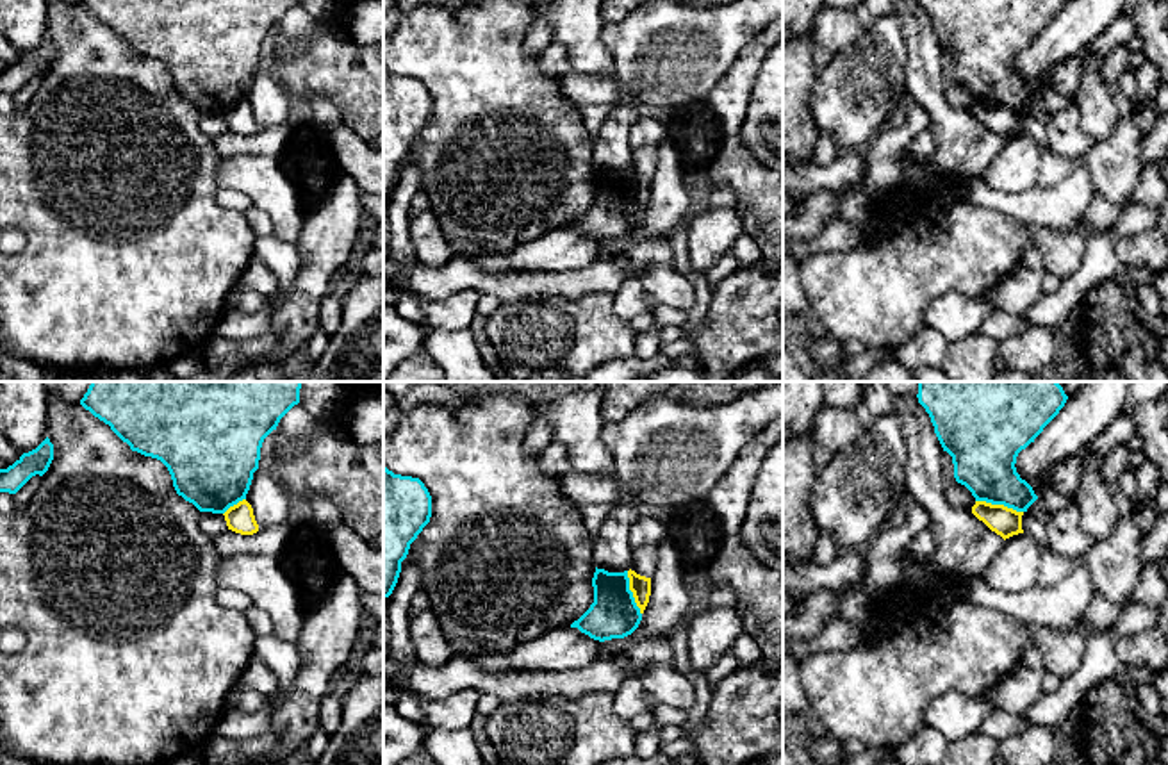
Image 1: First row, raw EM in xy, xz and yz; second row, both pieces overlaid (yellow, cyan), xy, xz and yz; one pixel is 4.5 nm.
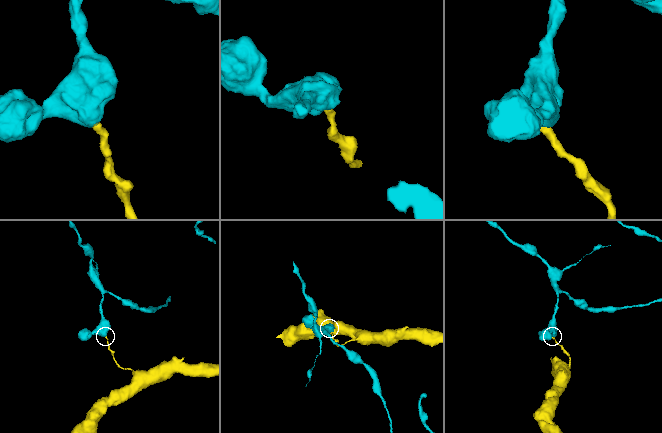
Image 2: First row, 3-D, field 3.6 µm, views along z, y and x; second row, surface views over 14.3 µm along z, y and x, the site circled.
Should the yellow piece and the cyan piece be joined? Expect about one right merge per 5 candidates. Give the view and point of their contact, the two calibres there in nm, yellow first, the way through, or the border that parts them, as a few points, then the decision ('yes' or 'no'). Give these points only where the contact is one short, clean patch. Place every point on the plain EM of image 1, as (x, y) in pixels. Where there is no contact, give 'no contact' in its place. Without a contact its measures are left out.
meets yellow in yz at (999, 106); 130 nm thick on the yellow side, 300 nm on the other; border along yz (976, 100), (1003, 104), (1022, 113); no

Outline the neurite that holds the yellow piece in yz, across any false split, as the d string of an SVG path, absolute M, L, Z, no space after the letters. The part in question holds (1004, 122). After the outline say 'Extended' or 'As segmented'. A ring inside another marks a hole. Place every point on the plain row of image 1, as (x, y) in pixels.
M975 102L972 107L972 114L983 121L991 132L1000 136L1004 141L1024 134L1022 130L1022 116L1024 112L1016 112L1004 105L991 105L986 102Z. As segmented

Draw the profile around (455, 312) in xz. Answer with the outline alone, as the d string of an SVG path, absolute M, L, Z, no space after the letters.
M465 291L437 301L421 300L424 326L449 332L471 328L480 296L476 291Z

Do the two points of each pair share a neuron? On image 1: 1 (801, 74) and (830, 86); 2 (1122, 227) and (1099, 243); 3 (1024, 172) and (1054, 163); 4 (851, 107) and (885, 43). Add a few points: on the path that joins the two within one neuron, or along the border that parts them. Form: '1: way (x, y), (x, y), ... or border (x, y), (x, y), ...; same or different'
1: border (817, 74), (810, 93), (810, 113), (815, 123); different
2: way (1117, 230), (1104, 241); same
3: border (1024, 131), (1042, 150), (1038, 184); different
4: way (862, 91), (878, 59); same

